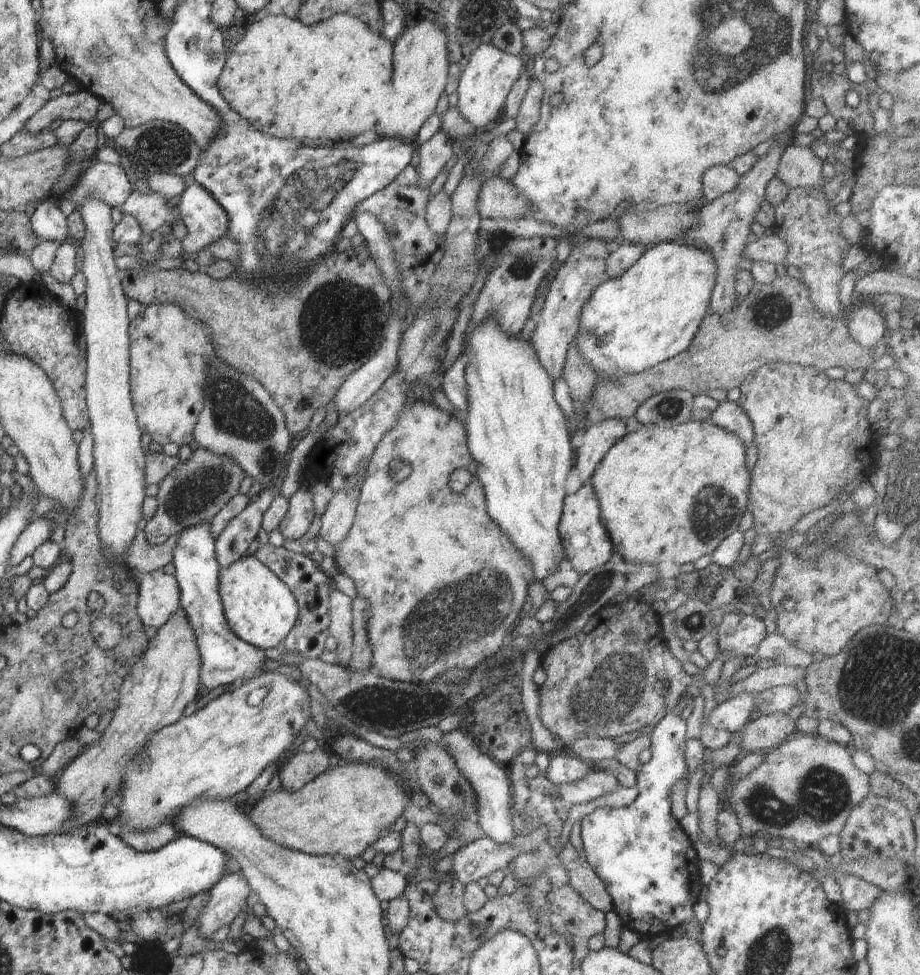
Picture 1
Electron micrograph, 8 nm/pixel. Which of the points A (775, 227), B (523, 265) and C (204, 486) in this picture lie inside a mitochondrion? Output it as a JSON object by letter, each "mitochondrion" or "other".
{"A":"other","B":"mitochondrion","C":"mitochondrion"}

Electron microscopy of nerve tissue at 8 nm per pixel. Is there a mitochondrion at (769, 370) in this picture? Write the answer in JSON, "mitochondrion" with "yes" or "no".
{"mitochondrion":"no"}

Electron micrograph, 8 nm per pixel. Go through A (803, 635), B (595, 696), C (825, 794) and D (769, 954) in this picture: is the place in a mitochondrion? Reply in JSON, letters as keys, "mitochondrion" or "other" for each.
{"A":"other","B":"mitochondrion","C":"mitochondrion","D":"mitochondrion"}

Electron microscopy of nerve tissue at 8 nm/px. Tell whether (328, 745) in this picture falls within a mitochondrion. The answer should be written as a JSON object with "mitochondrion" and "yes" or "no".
{"mitochondrion":"no"}

